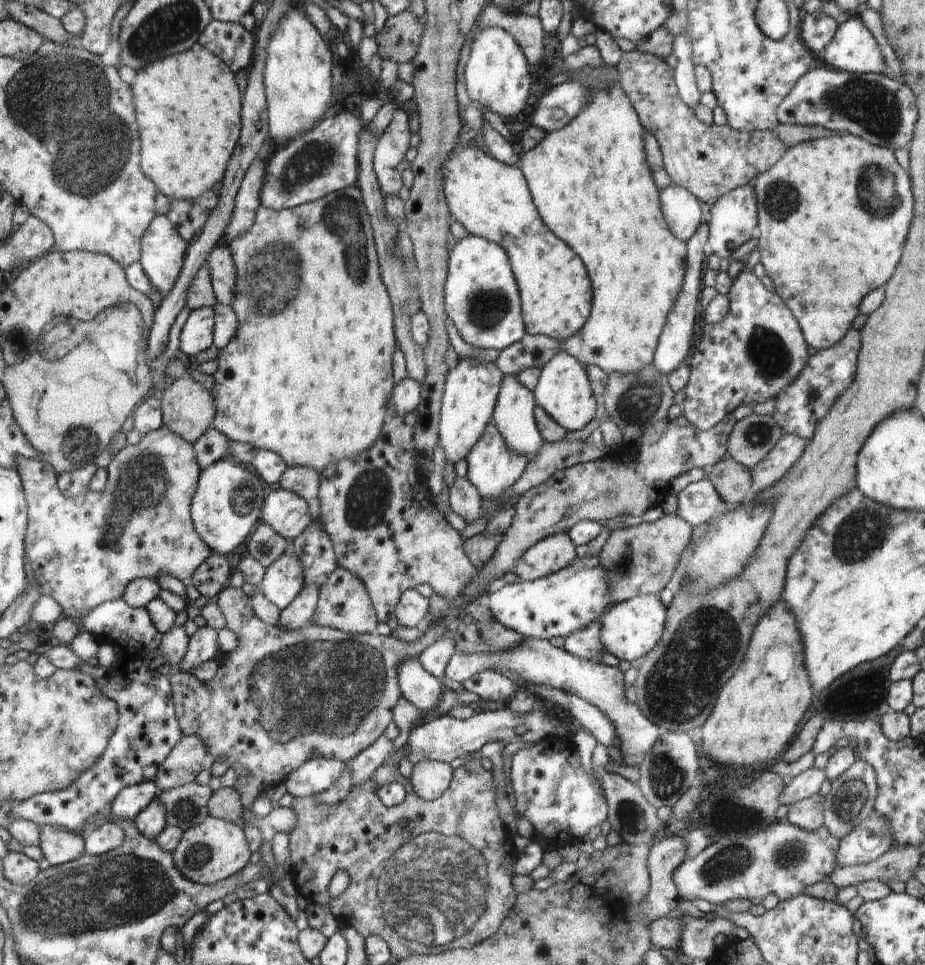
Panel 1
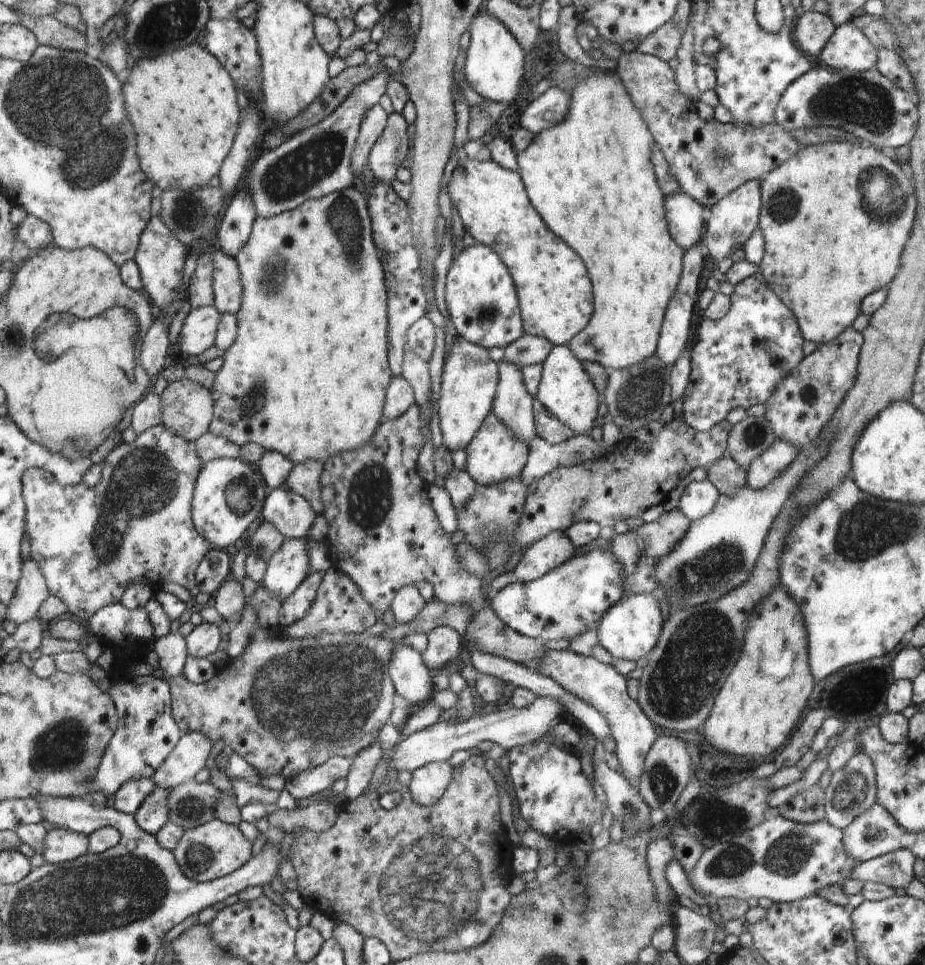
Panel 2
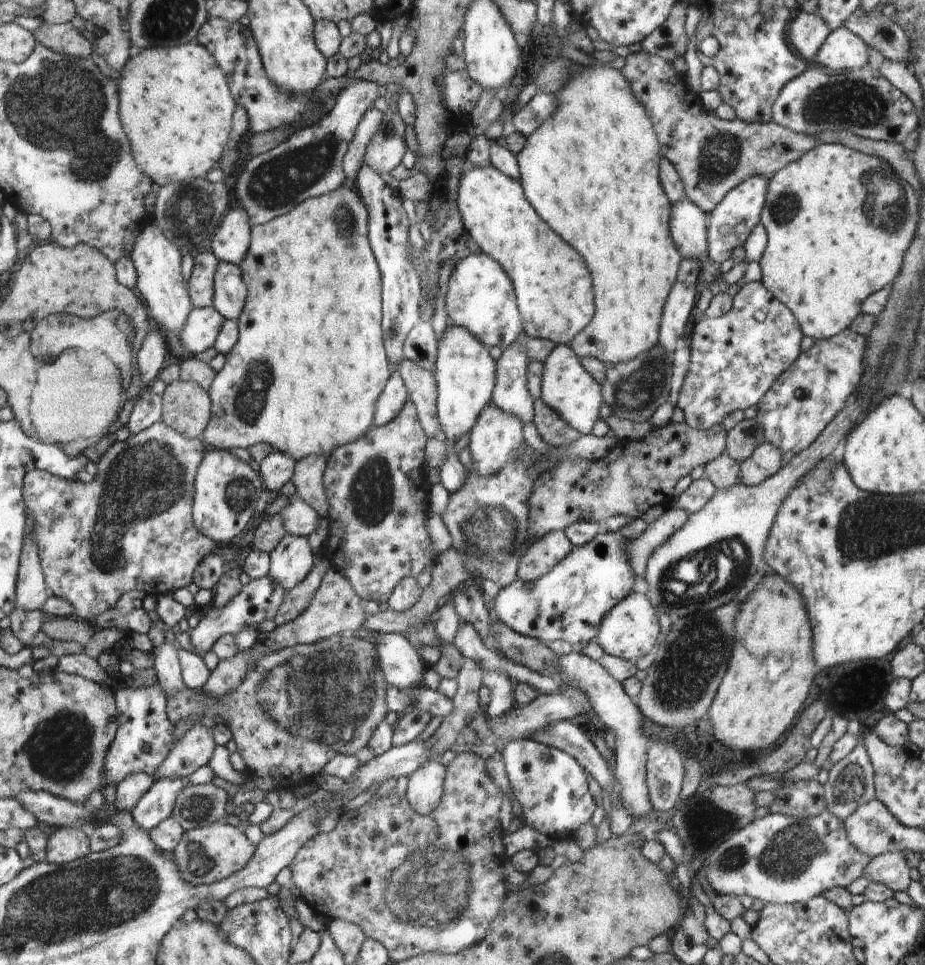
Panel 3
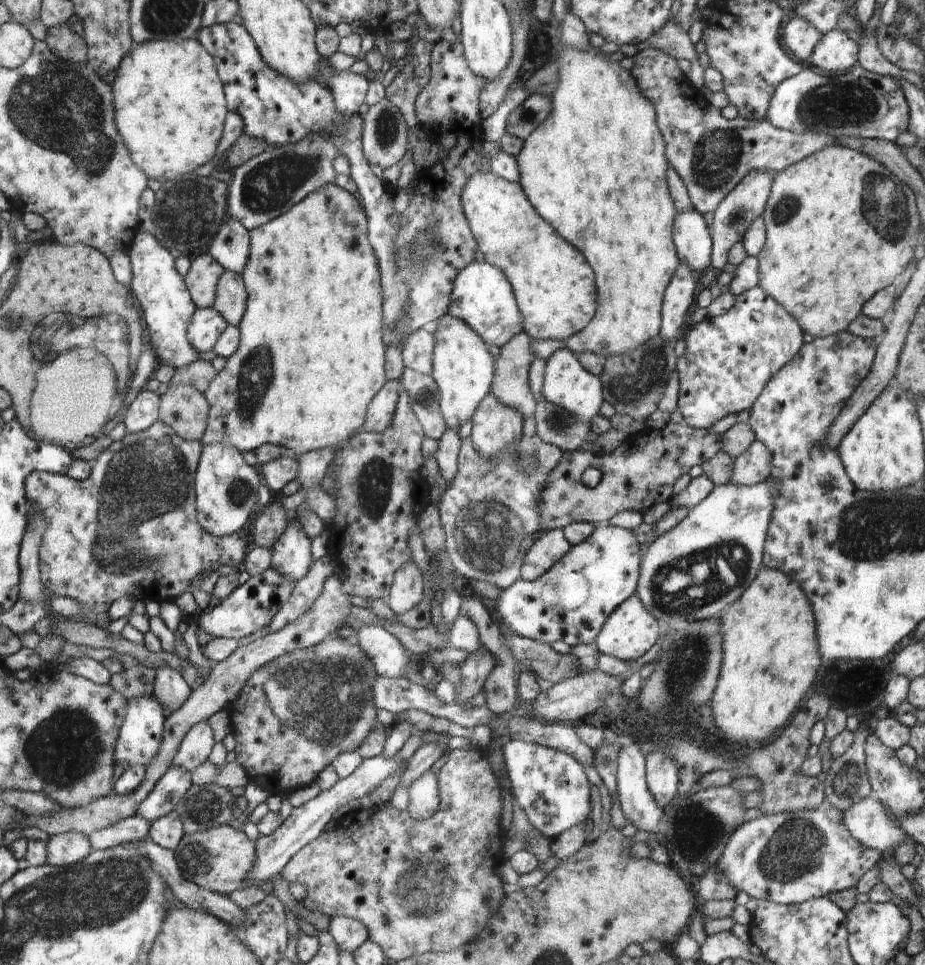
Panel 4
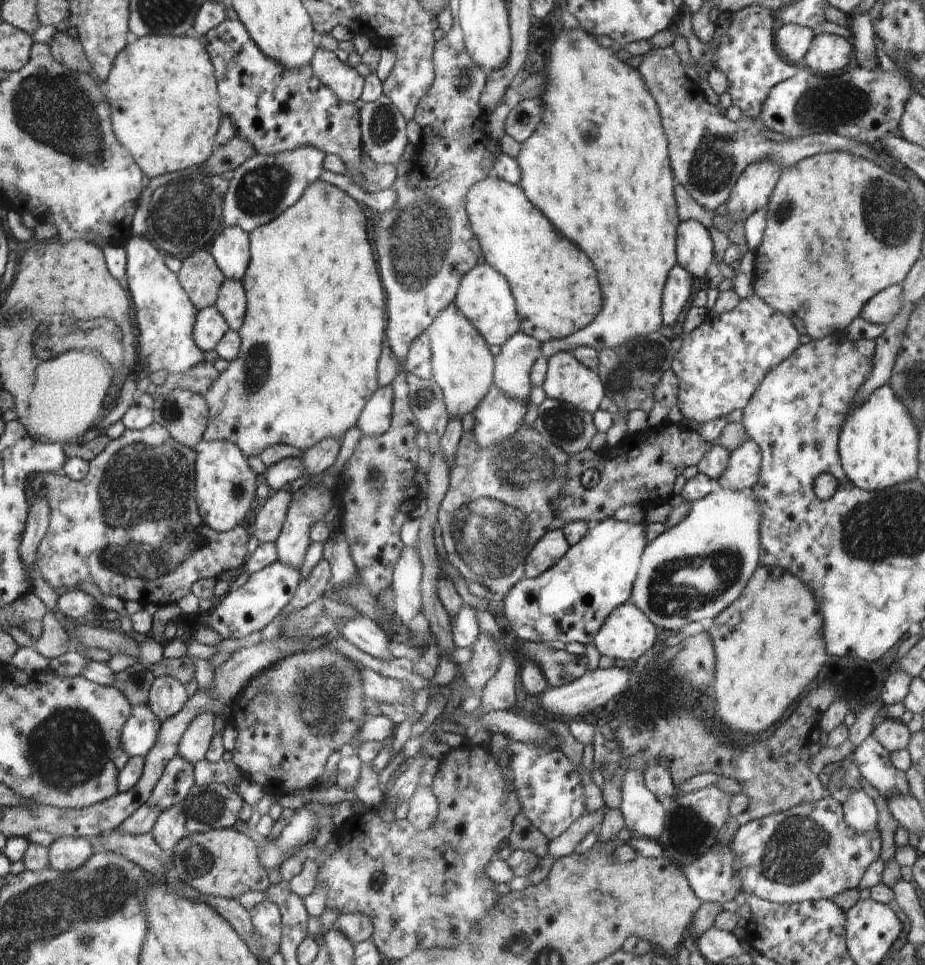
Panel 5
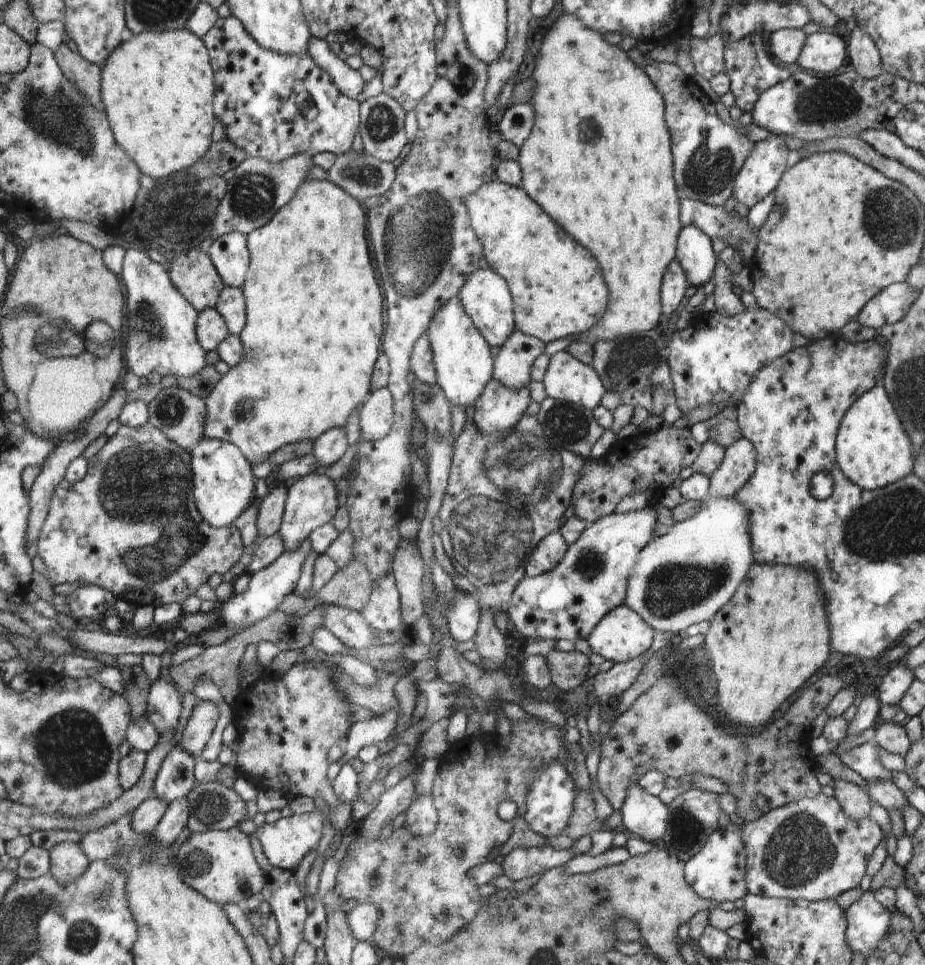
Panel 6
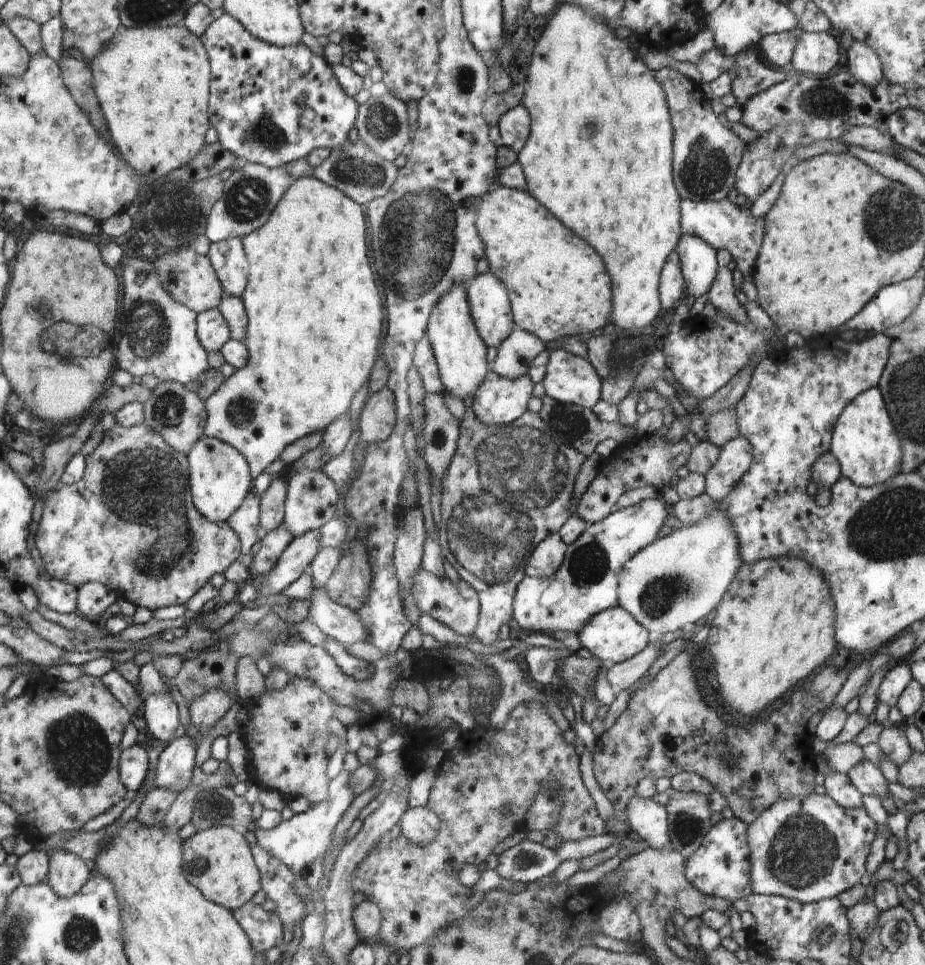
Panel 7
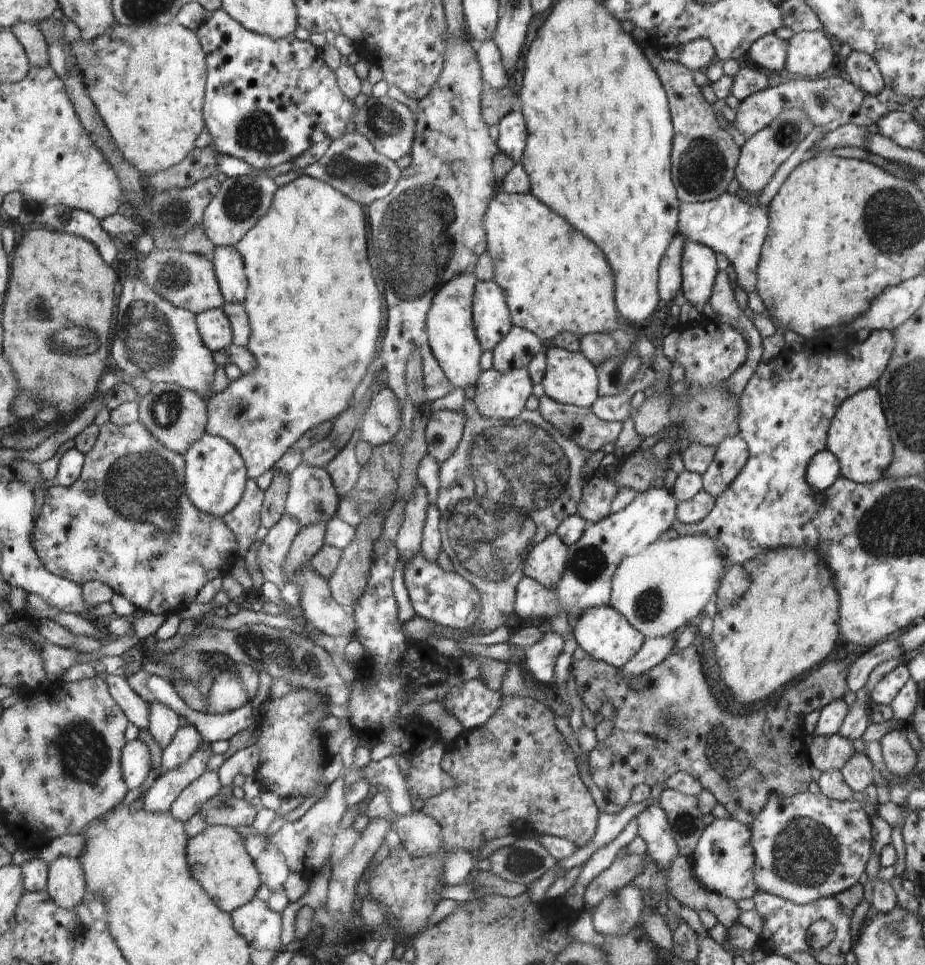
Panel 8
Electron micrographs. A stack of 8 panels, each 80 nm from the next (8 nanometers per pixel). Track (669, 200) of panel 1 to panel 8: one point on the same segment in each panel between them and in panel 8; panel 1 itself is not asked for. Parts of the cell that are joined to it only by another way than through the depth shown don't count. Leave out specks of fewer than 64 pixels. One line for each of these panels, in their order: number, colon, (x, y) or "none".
2: (685, 214)
3: (689, 227)
4: (693, 242)
5: (695, 254)
6: (695, 255)
7: (699, 264)
8: (698, 266)

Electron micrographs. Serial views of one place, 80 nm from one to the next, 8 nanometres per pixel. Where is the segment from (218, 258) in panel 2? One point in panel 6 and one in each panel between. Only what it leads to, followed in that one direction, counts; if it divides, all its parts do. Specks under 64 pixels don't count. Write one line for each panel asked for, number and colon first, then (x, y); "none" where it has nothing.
3: (230, 289)
4: (231, 302)
5: (232, 301)
6: (232, 305)

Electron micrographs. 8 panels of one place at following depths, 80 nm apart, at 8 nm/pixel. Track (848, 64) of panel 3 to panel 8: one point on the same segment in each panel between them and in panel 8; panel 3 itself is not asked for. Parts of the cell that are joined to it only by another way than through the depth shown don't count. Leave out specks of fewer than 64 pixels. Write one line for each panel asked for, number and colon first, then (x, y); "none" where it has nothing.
4: (835, 51)
5: (828, 52)
6: (821, 52)
7: (814, 53)
8: (809, 53)

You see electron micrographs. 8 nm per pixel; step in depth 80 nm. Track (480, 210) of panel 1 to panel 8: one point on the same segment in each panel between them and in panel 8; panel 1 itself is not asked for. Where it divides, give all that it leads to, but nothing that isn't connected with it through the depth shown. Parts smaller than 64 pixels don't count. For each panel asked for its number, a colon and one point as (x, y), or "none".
2: (555, 297)
3: (553, 287)
4: (554, 287)
5: (554, 284)
6: (557, 288)
7: (557, 285)
8: (555, 280)

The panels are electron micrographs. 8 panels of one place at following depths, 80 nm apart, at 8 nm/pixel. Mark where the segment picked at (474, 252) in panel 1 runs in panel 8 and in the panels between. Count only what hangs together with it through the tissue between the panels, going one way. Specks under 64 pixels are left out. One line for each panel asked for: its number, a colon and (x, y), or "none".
2: (481, 298)
3: (480, 296)
4: (483, 297)
5: (484, 296)
6: (485, 296)
7: (490, 307)
8: (492, 320)

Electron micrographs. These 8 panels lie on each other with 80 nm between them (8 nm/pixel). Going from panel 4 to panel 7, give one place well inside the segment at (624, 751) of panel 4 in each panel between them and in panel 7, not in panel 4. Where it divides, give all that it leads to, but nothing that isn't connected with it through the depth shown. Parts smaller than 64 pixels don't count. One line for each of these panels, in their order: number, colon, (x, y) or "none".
5: (644, 815)
6: (643, 815)
7: (648, 820)

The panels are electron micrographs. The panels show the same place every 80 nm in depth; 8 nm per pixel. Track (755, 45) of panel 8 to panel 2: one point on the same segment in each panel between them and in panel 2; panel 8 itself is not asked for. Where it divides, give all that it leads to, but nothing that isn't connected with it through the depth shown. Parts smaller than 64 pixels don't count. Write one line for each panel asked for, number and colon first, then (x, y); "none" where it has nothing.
2: (814, 30)
3: (808, 32)
4: (800, 37)
5: (794, 41)
6: (786, 44)
7: (778, 48)

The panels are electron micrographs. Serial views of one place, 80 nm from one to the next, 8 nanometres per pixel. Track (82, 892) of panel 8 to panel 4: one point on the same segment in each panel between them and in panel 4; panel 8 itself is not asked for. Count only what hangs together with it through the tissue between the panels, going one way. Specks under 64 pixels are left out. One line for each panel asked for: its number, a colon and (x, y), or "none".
4: (67, 849)
5: (66, 853)
6: (67, 861)
7: (67, 875)

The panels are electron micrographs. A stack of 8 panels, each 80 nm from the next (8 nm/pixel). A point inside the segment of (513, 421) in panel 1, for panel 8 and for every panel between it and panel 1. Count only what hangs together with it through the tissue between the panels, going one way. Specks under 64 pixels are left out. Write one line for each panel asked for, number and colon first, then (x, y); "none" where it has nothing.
2: (513, 404)
3: (511, 394)
4: (511, 386)
5: (513, 365)
6: (512, 366)
7: (515, 355)
8: (516, 350)

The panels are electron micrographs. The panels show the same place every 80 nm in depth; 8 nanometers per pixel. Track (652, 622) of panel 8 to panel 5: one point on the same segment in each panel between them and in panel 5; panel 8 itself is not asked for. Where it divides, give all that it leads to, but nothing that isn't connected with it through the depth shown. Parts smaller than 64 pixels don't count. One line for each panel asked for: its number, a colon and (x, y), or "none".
5: (698, 568)
6: (686, 576)
7: (673, 584)

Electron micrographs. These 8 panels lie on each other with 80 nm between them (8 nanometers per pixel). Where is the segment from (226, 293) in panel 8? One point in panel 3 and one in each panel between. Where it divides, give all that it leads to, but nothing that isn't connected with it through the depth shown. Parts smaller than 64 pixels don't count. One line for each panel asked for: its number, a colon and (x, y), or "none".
3: (230, 245)
4: (231, 247)
5: (230, 248)
6: (230, 255)
7: (228, 258)

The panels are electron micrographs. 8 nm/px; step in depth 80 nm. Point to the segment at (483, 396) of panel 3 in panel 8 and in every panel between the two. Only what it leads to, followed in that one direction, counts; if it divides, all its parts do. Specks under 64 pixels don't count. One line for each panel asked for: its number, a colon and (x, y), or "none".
4: (464, 370)
5: (462, 365)
6: (461, 355)
7: (460, 352)
8: (450, 330)

